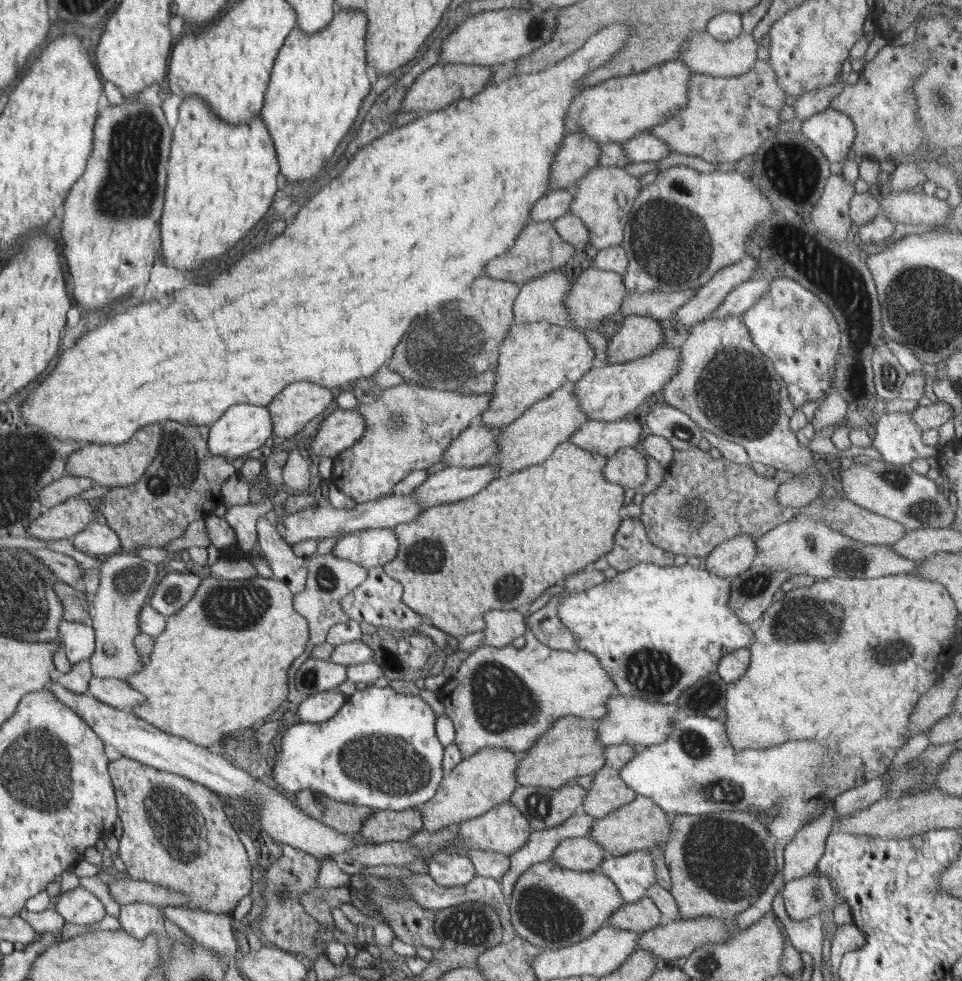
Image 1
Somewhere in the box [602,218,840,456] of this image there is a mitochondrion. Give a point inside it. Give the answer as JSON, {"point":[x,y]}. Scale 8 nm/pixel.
{"point":[735,387]}

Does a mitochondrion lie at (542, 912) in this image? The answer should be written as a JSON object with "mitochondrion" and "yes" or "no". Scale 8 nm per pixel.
{"mitochondrion":"yes"}

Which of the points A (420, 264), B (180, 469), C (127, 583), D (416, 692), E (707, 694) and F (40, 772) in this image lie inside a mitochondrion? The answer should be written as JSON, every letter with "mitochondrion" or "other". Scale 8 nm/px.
{"A":"other","B":"mitochondrion","C":"mitochondrion","D":"other","E":"mitochondrion","F":"mitochondrion"}

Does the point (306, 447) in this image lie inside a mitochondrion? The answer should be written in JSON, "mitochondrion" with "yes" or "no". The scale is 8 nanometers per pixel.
{"mitochondrion":"no"}

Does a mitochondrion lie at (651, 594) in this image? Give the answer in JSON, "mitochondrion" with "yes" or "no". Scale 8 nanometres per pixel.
{"mitochondrion":"no"}

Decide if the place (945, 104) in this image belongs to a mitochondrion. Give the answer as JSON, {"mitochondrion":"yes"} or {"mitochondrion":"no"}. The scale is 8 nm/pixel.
{"mitochondrion":"yes"}

